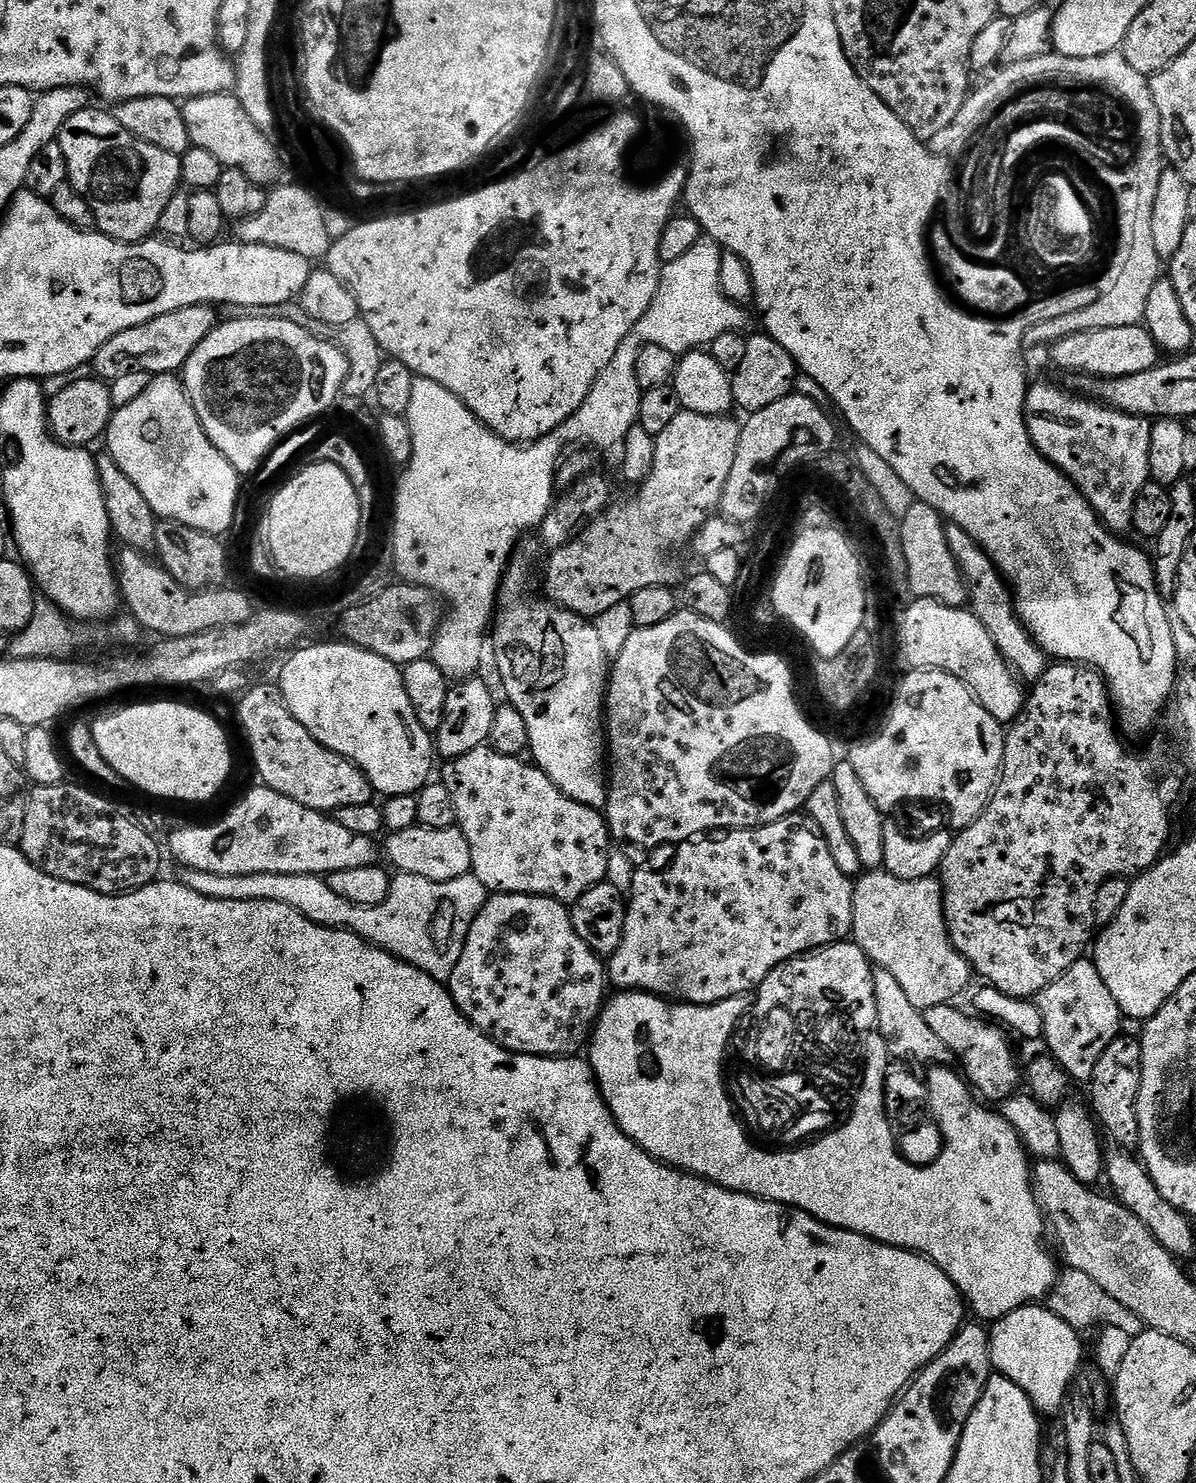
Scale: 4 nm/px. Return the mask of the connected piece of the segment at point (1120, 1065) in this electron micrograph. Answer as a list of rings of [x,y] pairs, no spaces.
[[[1121,1034],[1102,1050],[1098,1066],[1087,1085],[1092,1114],[1100,1125],[1103,1135],[1113,1140],[1120,1150],[1132,1150],[1140,1143],[1138,1130],[1138,1090],[1142,1086],[1142,1046],[1134,1035]]]

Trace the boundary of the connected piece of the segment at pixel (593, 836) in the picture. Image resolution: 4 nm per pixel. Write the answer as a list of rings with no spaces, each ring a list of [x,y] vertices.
[[[485,746],[478,750],[470,750],[470,754],[462,754],[462,758],[447,761],[443,766],[445,768],[442,783],[446,786],[446,790],[450,790],[450,798],[454,802],[456,811],[456,824],[462,830],[462,834],[466,834],[466,842],[470,842],[471,875],[476,876],[478,882],[482,882],[482,886],[487,888],[489,893],[513,892],[527,896],[553,896],[561,904],[571,906],[578,898],[582,898],[582,894],[586,894],[586,890],[607,881],[610,855],[610,833],[607,819],[597,809],[574,802],[566,794],[562,794],[562,790],[558,790],[558,786],[554,786],[554,782],[550,782],[550,778],[546,778],[546,774],[537,768],[535,763],[519,756],[498,754],[490,746]]]

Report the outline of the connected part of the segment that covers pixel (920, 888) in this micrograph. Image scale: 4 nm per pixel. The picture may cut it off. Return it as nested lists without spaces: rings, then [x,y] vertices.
[[[868,870],[855,881],[852,897],[851,939],[876,968],[886,970],[900,983],[914,1007],[923,1010],[959,1001],[968,983],[974,980],[974,973],[968,959],[952,945],[944,917],[944,886],[939,879],[927,876],[921,880],[903,880],[883,870]]]

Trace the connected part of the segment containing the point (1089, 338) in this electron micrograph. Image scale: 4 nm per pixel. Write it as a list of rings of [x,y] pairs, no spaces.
[[[1143,323],[1134,326],[1110,326],[1093,332],[1063,336],[1051,345],[1052,360],[1064,372],[1077,372],[1087,378],[1113,380],[1130,374],[1143,374],[1161,363],[1162,351]]]

